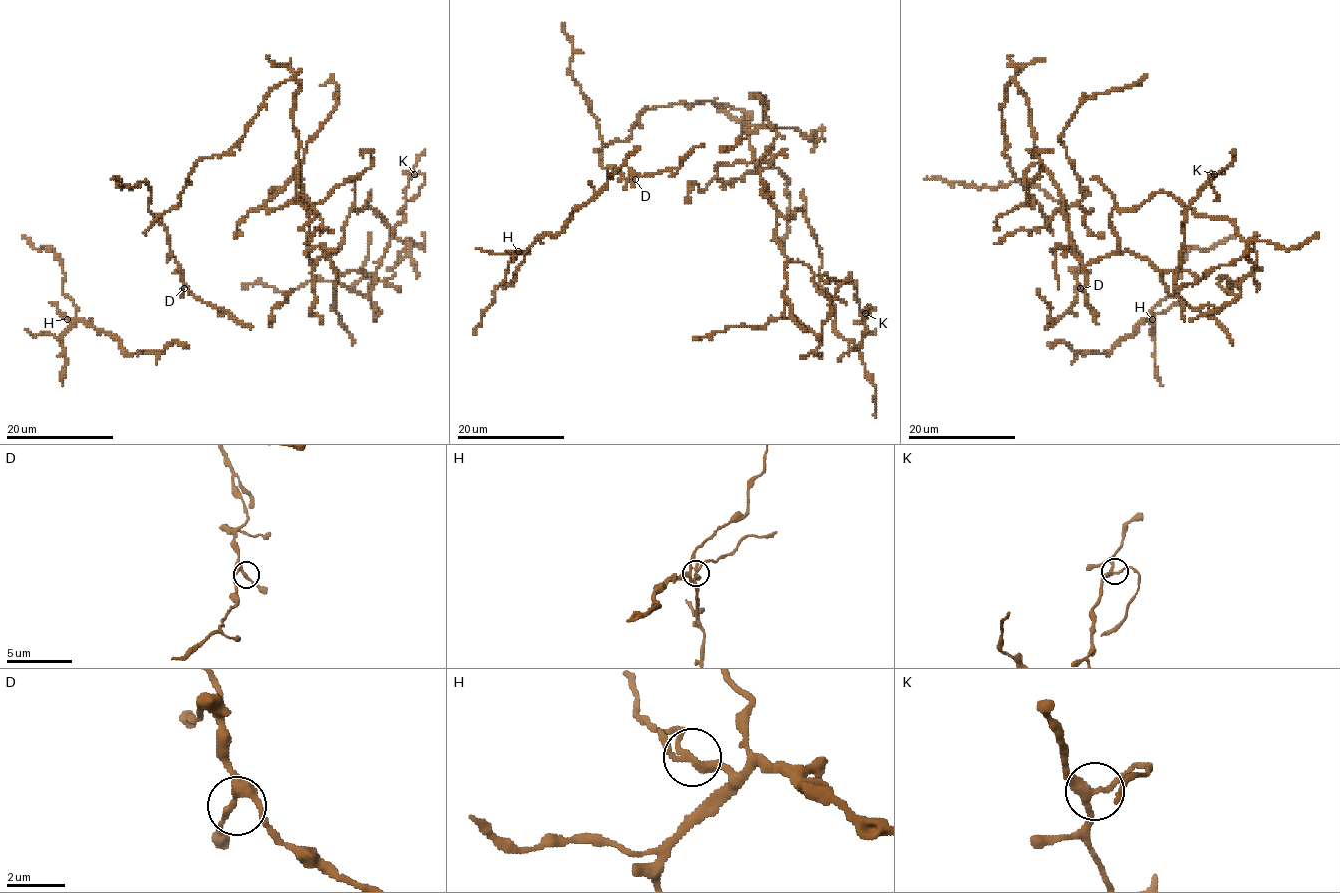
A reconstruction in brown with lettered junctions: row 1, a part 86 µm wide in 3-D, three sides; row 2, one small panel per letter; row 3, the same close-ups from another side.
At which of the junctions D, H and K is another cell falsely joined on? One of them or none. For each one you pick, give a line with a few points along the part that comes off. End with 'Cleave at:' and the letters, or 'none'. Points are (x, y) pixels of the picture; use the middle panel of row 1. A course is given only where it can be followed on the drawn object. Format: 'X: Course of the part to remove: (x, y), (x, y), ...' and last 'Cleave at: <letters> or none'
H: Course of the part to remove: (518, 252), (507, 265), (501, 284)
Cleave at: H

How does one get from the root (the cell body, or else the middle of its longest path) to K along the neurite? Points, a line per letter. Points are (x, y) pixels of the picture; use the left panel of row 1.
K: (263, 102), (298, 83), (314, 264), (325, 252), (342, 273), (374, 273), (414, 174)

